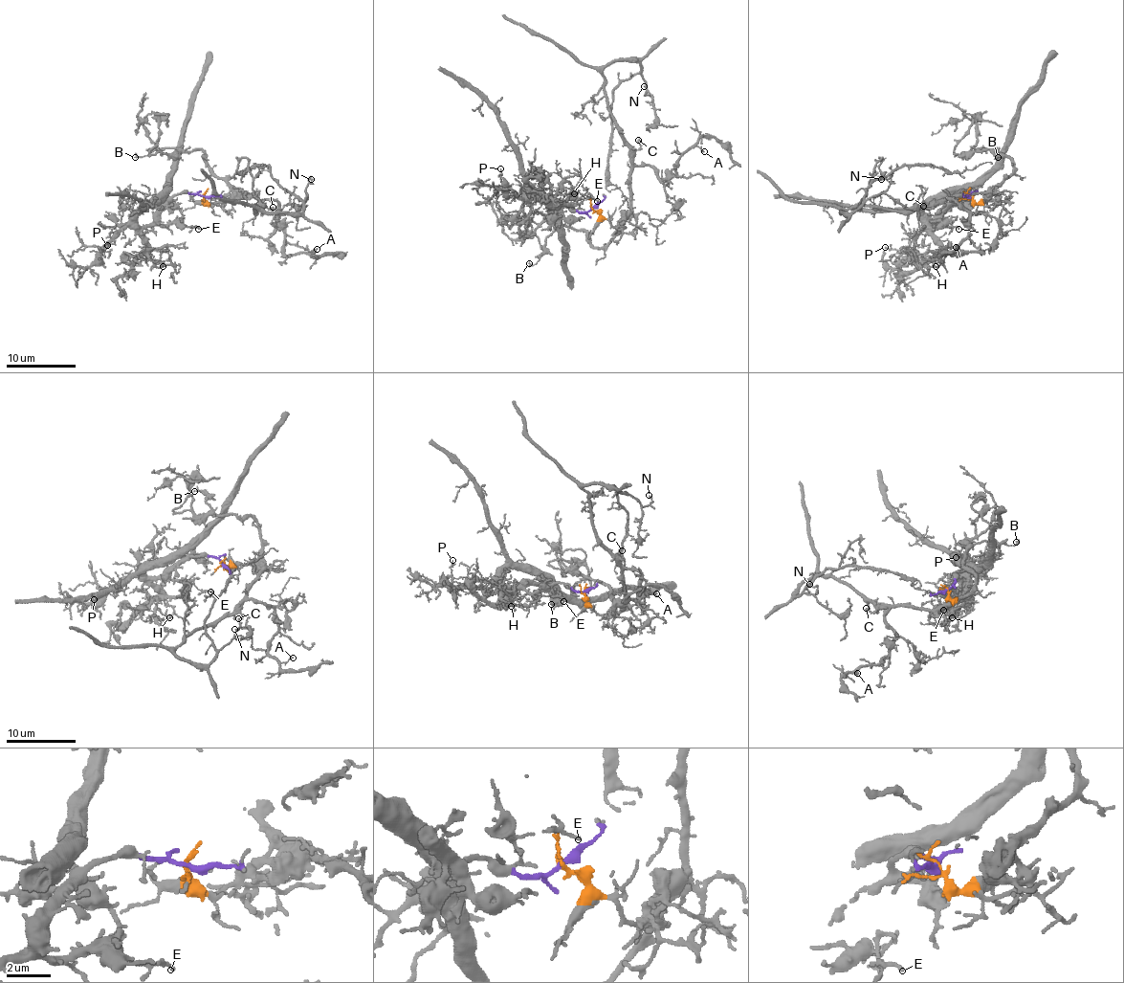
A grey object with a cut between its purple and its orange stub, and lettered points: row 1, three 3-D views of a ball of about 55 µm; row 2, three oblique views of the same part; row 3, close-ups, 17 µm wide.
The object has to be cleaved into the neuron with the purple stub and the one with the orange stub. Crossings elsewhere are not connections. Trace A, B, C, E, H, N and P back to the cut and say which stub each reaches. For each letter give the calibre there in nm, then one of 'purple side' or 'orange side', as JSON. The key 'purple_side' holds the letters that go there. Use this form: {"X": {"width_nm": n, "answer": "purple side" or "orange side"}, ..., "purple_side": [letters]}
{"A": {"width_nm": 140, "answer": "orange side"}, "B": {"width_nm": 150, "answer": "orange side"}, "C": {"width_nm": 150, "answer": "orange side"}, "E": {"width_nm": 100, "answer": "purple side"}, "H": {"width_nm": 160, "answer": "purple side"}, "N": {"width_nm": 120, "answer": "orange side"}, "P": {"width_nm": 120, "answer": "purple side"}, "purple_side": ["E", "H", "P"]}

